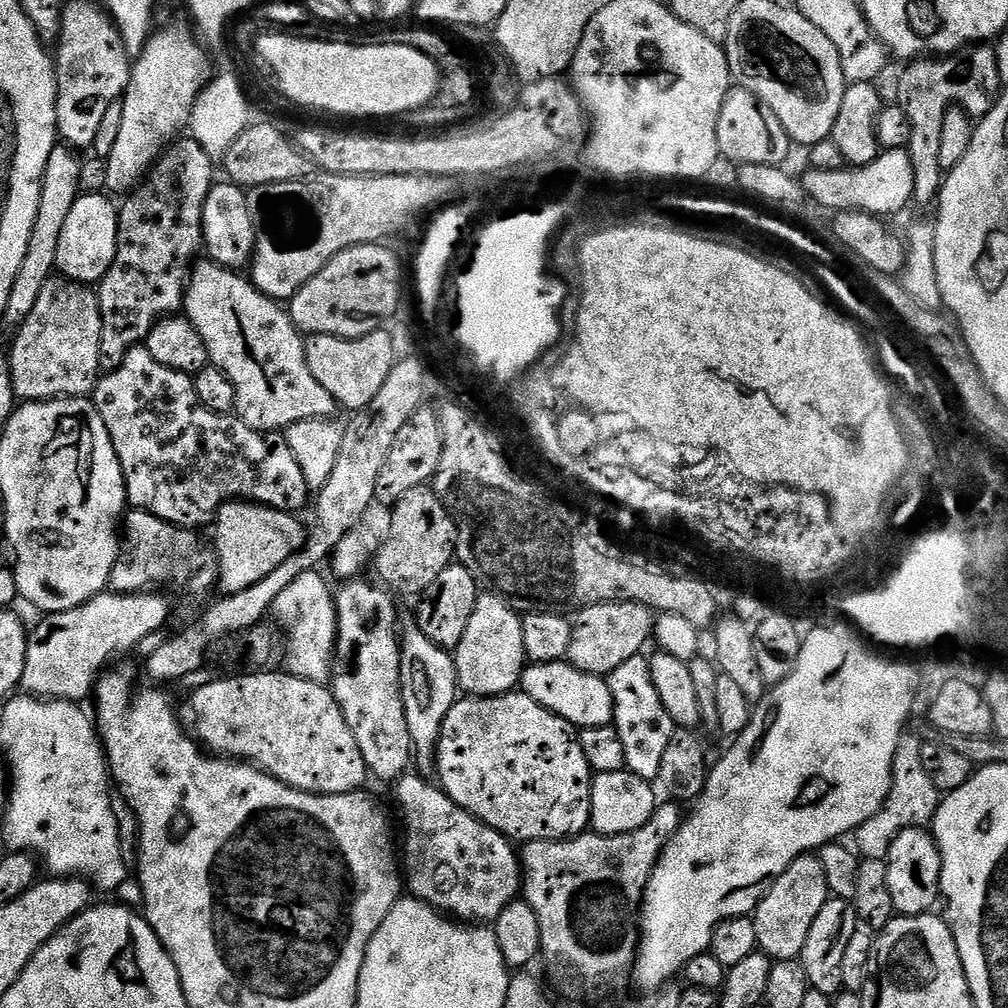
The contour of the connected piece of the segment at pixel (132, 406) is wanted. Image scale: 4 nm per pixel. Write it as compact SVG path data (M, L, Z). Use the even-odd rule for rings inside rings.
M146 346L130 349L122 358L122 366L97 379L94 403L102 422L106 422L110 442L114 442L124 475L124 494L135 511L149 512L179 528L200 530L203 524L211 525L219 509L231 501L251 502L291 514L300 514L307 504L309 507L306 476L283 435L254 430L235 414L219 416L206 410L198 402L193 377L154 362Z

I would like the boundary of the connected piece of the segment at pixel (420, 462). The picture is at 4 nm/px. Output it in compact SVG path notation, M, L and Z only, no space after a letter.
M428 406L419 407L409 421L398 431L397 437L394 438L394 444L390 447L386 462L383 463L382 470L378 473L375 503L377 505L381 504L384 510L390 510L402 498L402 494L406 494L415 488L425 487L436 475L443 449L444 431L440 428L439 415L435 411L431 412Z

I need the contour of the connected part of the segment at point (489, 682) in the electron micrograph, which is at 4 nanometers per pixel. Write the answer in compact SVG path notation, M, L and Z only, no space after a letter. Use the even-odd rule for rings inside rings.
M477 595L474 614L470 614L466 634L462 634L462 642L458 642L454 649L454 659L456 682L461 693L468 696L505 696L513 691L526 667L521 613L502 596Z

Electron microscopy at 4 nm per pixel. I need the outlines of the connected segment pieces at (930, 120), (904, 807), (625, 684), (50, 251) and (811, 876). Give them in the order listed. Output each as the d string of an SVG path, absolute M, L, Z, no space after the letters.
M981 42L965 46L950 56L917 58L905 68L908 69L896 80L895 103L910 122L910 142L906 158L914 170L912 204L935 205L940 195L940 185L946 175L945 169L938 166L938 138L942 135L942 118L948 113L950 106L960 108L973 118L990 114L1002 88L996 69L996 50Z
M910 732L901 733L892 767L891 790L878 813L867 819L854 833L855 849L863 859L885 860L894 838L904 829L927 827L935 819L942 794L926 776L922 765L923 741Z
M644 654L630 658L606 679L614 700L612 724L618 738L622 740L622 750L626 750L627 771L643 780L655 782L658 770L662 767L662 757L666 754L666 746L678 729L670 714L666 714L662 698L658 698L658 692L654 690L648 661L649 657Z
M57 146L52 149L46 162L46 170L40 183L38 198L38 214L34 218L34 230L30 230L30 246L26 246L26 258L22 258L22 267L14 278L14 286L10 286L10 298L6 298L6 310L2 320L9 330L20 327L26 318L30 318L30 310L38 303L38 293L42 286L52 279L57 271L58 242L62 238L62 226L66 226L66 217L74 210L74 202L82 195L80 188L80 160L77 153L68 146Z
M819 855L799 856L781 876L773 880L768 893L760 899L756 911L751 918L754 922L756 946L774 962L777 960L794 960L802 954L802 946L806 946L806 934L818 918L822 906L830 898L826 886L826 874L822 871Z

